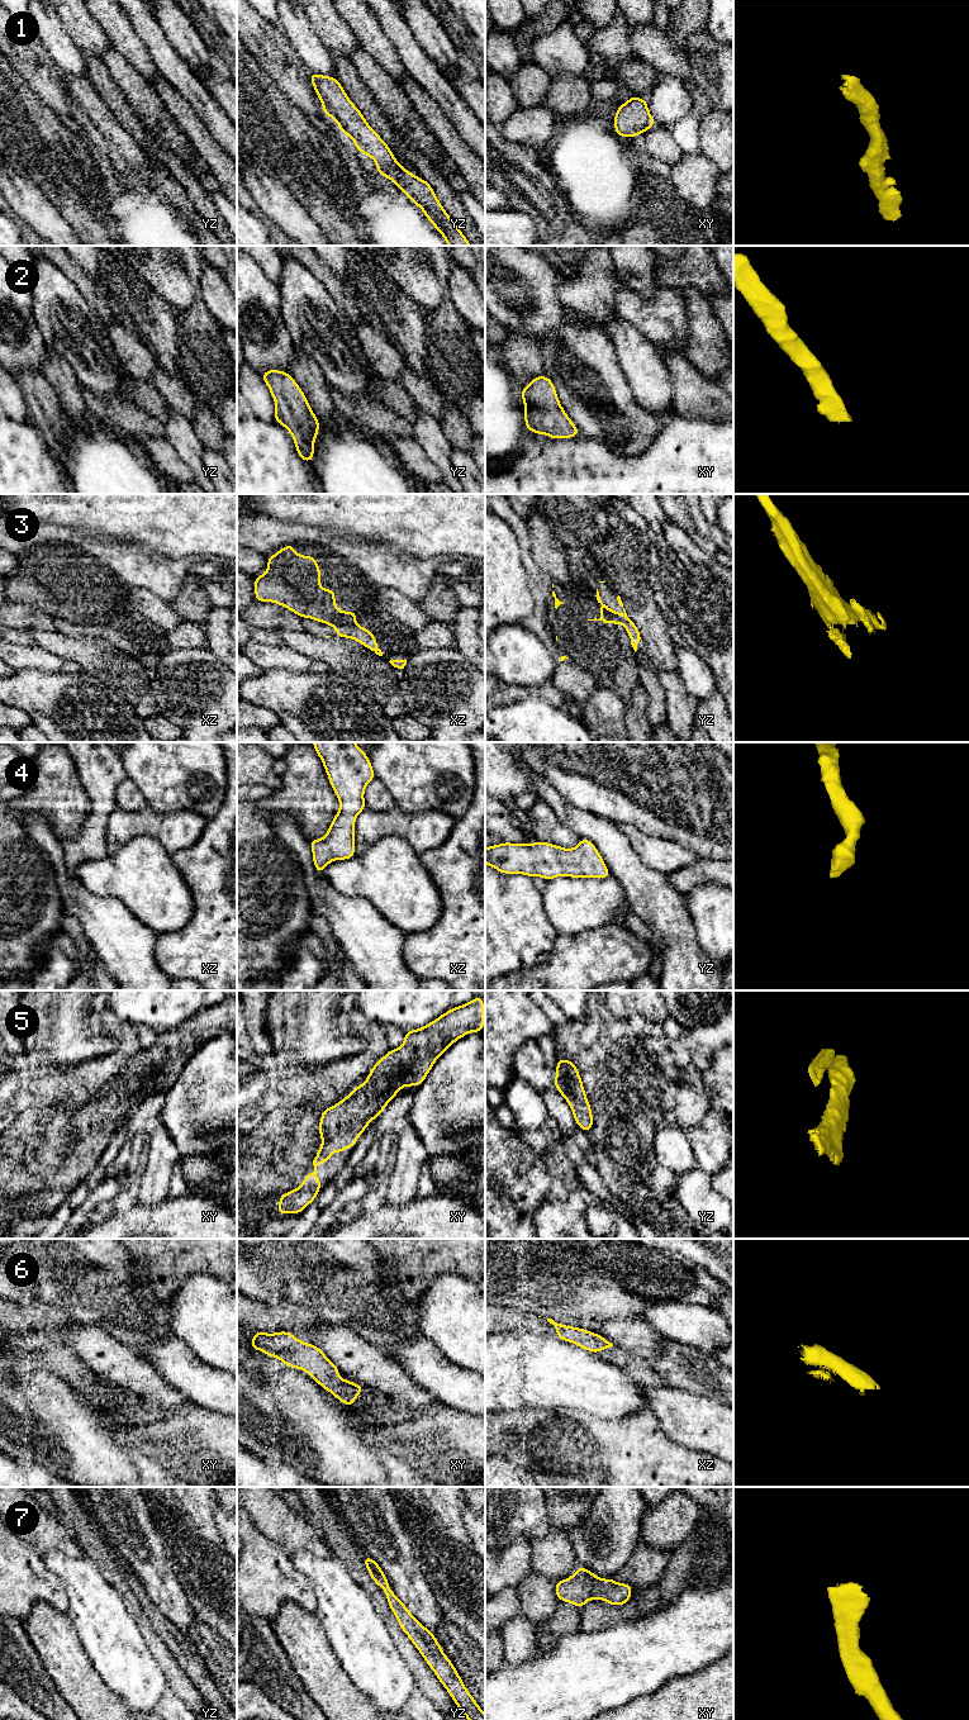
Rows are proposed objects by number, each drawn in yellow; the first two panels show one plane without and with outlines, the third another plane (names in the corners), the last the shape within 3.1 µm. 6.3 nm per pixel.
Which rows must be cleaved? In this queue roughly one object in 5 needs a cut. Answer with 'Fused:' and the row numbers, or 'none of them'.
Fused: 3

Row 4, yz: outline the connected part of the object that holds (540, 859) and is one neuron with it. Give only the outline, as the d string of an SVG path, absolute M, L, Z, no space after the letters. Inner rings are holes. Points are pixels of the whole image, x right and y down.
M588 838L574 849L536 840L532 845L503 842L485 847L485 864L503 874L524 874L551 880L557 876L605 879L611 875L602 855Z

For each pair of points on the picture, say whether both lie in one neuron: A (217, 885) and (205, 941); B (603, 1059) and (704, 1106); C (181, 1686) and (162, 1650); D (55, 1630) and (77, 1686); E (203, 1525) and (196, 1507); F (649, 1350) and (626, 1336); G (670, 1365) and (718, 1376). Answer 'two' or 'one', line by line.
A: one
B: one
C: one
D: one
E: one
F: one
G: one

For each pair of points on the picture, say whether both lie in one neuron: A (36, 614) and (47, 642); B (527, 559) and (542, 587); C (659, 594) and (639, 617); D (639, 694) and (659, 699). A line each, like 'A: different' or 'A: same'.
A: different
B: same
C: different
D: different

